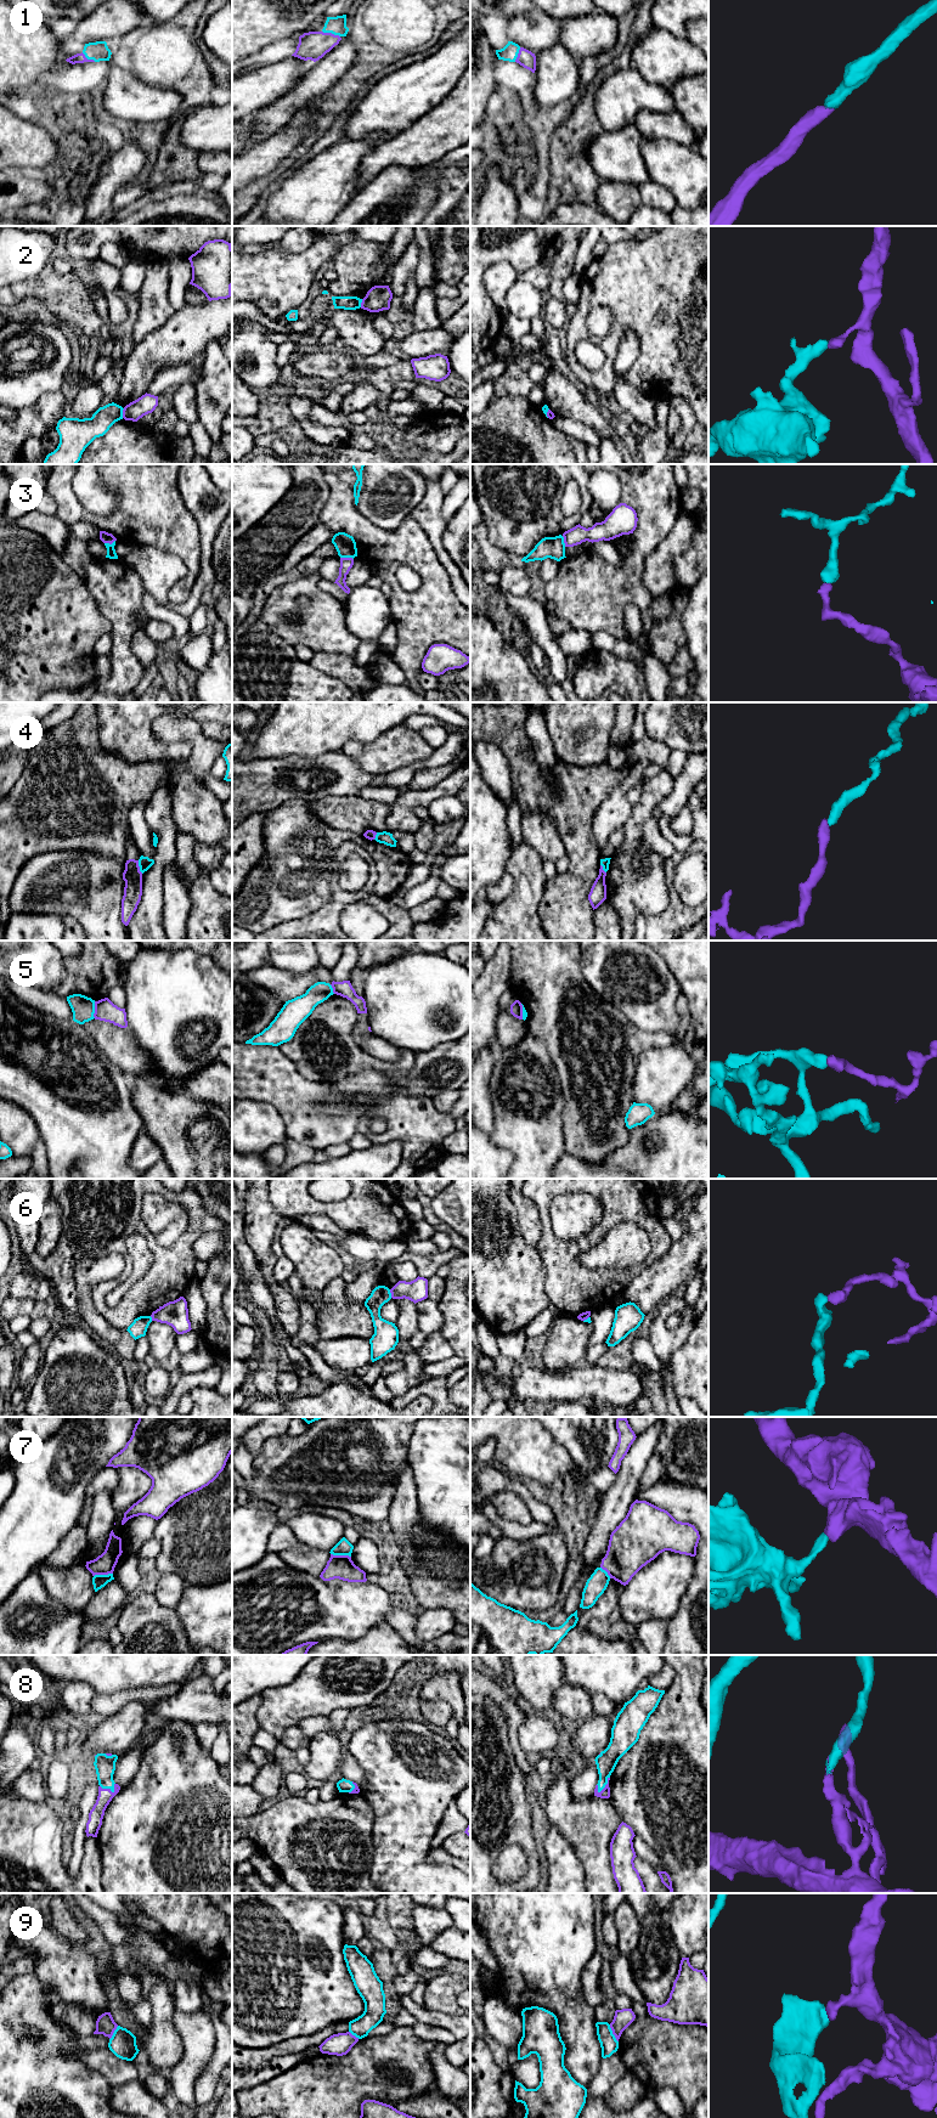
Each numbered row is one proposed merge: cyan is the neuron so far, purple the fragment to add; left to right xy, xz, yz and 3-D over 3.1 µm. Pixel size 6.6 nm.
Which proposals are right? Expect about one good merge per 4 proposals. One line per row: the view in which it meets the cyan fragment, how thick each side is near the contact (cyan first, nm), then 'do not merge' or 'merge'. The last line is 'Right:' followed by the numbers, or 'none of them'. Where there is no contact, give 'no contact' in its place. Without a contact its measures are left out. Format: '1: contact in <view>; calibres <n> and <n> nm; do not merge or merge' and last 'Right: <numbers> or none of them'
1: contact in xz; calibres 120 and 190 nm; merge
2: contact in xy; calibres 160 and 120 nm; do not merge
3: contact in xz; calibres 140 and 80 nm; do not merge
4: contact in xy; calibres 90 and 130 nm; do not merge
5: contact in xy; calibres 160 and 140 nm; do not merge
6: contact in xz; calibres 130 and 150 nm; do not merge
7: contact in xz; calibres 100 and 160 nm; do not merge
8: contact in yz; calibres 140 and 60 nm; do not merge
9: contact in yz; calibres 120 and 120 nm; do not merge
Right: 1

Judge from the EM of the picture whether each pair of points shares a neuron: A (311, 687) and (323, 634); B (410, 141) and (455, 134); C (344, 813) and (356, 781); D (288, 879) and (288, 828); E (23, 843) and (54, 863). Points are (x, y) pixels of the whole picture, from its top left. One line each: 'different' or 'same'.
A: different
B: same
C: different
D: same
E: different

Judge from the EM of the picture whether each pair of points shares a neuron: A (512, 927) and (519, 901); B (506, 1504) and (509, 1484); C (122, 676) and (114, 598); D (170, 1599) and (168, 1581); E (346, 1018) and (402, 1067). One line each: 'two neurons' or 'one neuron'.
A: one neuron
B: two neurons
C: one neuron
D: one neuron
E: one neuron

